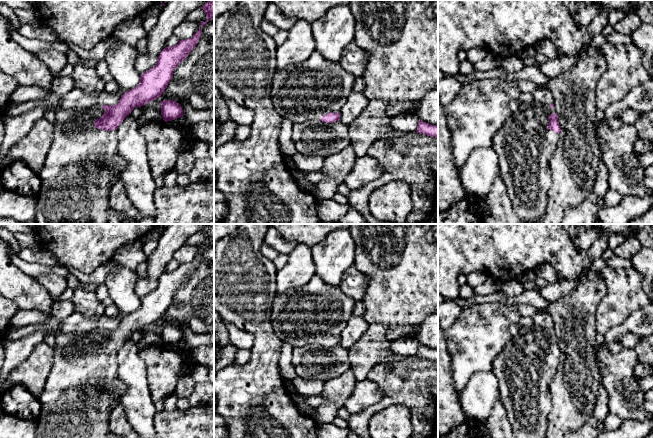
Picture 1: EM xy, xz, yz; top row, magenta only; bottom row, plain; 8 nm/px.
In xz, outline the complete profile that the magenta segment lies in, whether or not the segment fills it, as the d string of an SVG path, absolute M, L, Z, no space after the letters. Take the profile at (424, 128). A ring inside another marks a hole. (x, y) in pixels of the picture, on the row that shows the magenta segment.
M419 119L416 132L438 138L438 125L431 125Z

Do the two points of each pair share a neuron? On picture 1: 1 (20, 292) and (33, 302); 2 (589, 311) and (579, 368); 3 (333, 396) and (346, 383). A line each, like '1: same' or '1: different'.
1: same
2: same
3: same

